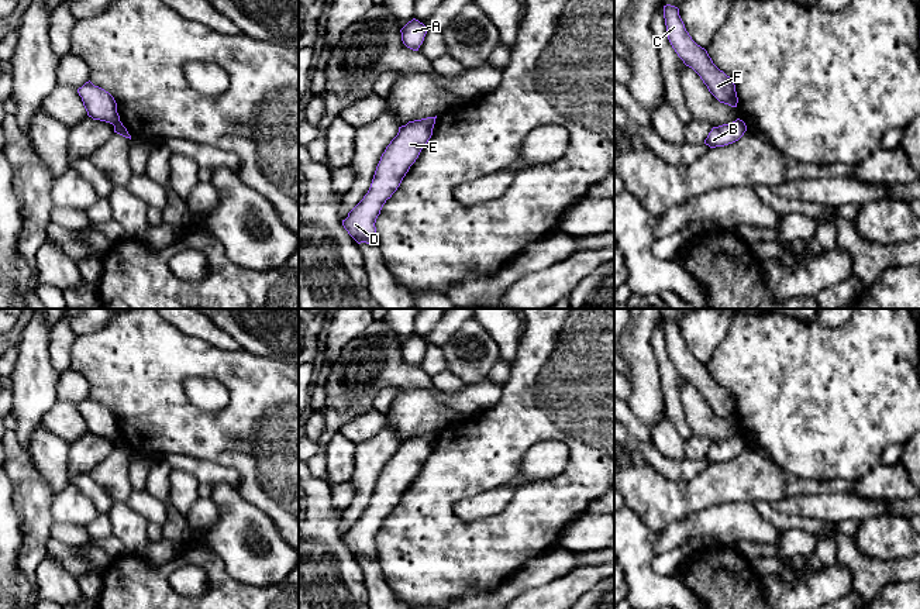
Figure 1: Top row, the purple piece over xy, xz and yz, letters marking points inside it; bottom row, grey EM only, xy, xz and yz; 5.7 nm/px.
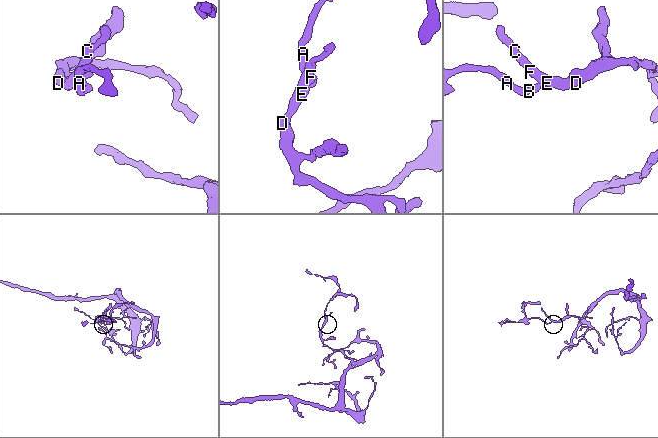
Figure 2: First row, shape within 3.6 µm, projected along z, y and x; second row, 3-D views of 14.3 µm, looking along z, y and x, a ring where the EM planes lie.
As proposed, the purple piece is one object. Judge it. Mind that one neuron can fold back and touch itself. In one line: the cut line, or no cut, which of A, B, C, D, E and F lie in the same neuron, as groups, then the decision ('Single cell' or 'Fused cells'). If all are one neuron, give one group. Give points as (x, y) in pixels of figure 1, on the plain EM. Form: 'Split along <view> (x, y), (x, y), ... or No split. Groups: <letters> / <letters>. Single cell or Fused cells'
Split along xy (119, 436), (114, 441). Groups: A B / C D E F. Fused cells

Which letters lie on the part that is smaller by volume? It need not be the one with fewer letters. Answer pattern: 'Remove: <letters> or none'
Remove: A, B

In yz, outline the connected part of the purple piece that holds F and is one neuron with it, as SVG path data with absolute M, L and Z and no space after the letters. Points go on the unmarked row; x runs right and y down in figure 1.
M671 320L664 321L664 334L668 355L683 379L700 392L720 419L737 423L738 413L734 398L713 379L707 367L692 355L679 331L679 324Z

